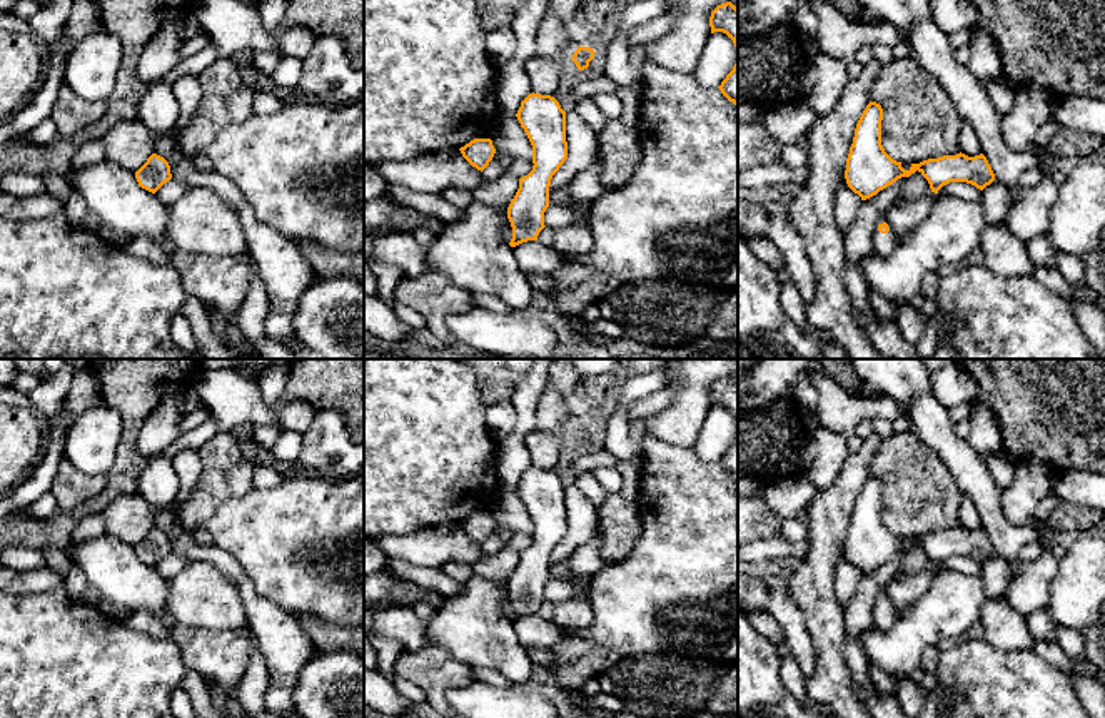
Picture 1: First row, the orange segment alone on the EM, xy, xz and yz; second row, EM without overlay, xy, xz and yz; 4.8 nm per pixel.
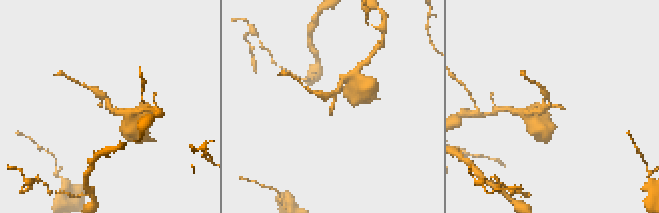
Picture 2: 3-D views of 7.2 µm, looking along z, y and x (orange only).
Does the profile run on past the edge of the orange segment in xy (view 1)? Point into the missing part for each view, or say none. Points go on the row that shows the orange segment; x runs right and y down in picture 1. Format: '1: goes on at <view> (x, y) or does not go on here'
1: does not go on here

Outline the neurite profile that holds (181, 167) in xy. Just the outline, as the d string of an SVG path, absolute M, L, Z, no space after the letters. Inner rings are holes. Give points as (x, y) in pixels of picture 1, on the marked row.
M172 132L155 139L154 154L169 162L172 179L185 180L190 189L202 187L217 192L237 212L247 239L245 252L257 264L269 296L265 336L299 359L322 359L292 337L292 319L299 299L315 277L295 242L262 224L232 180L215 170L195 170L189 157L175 150Z

